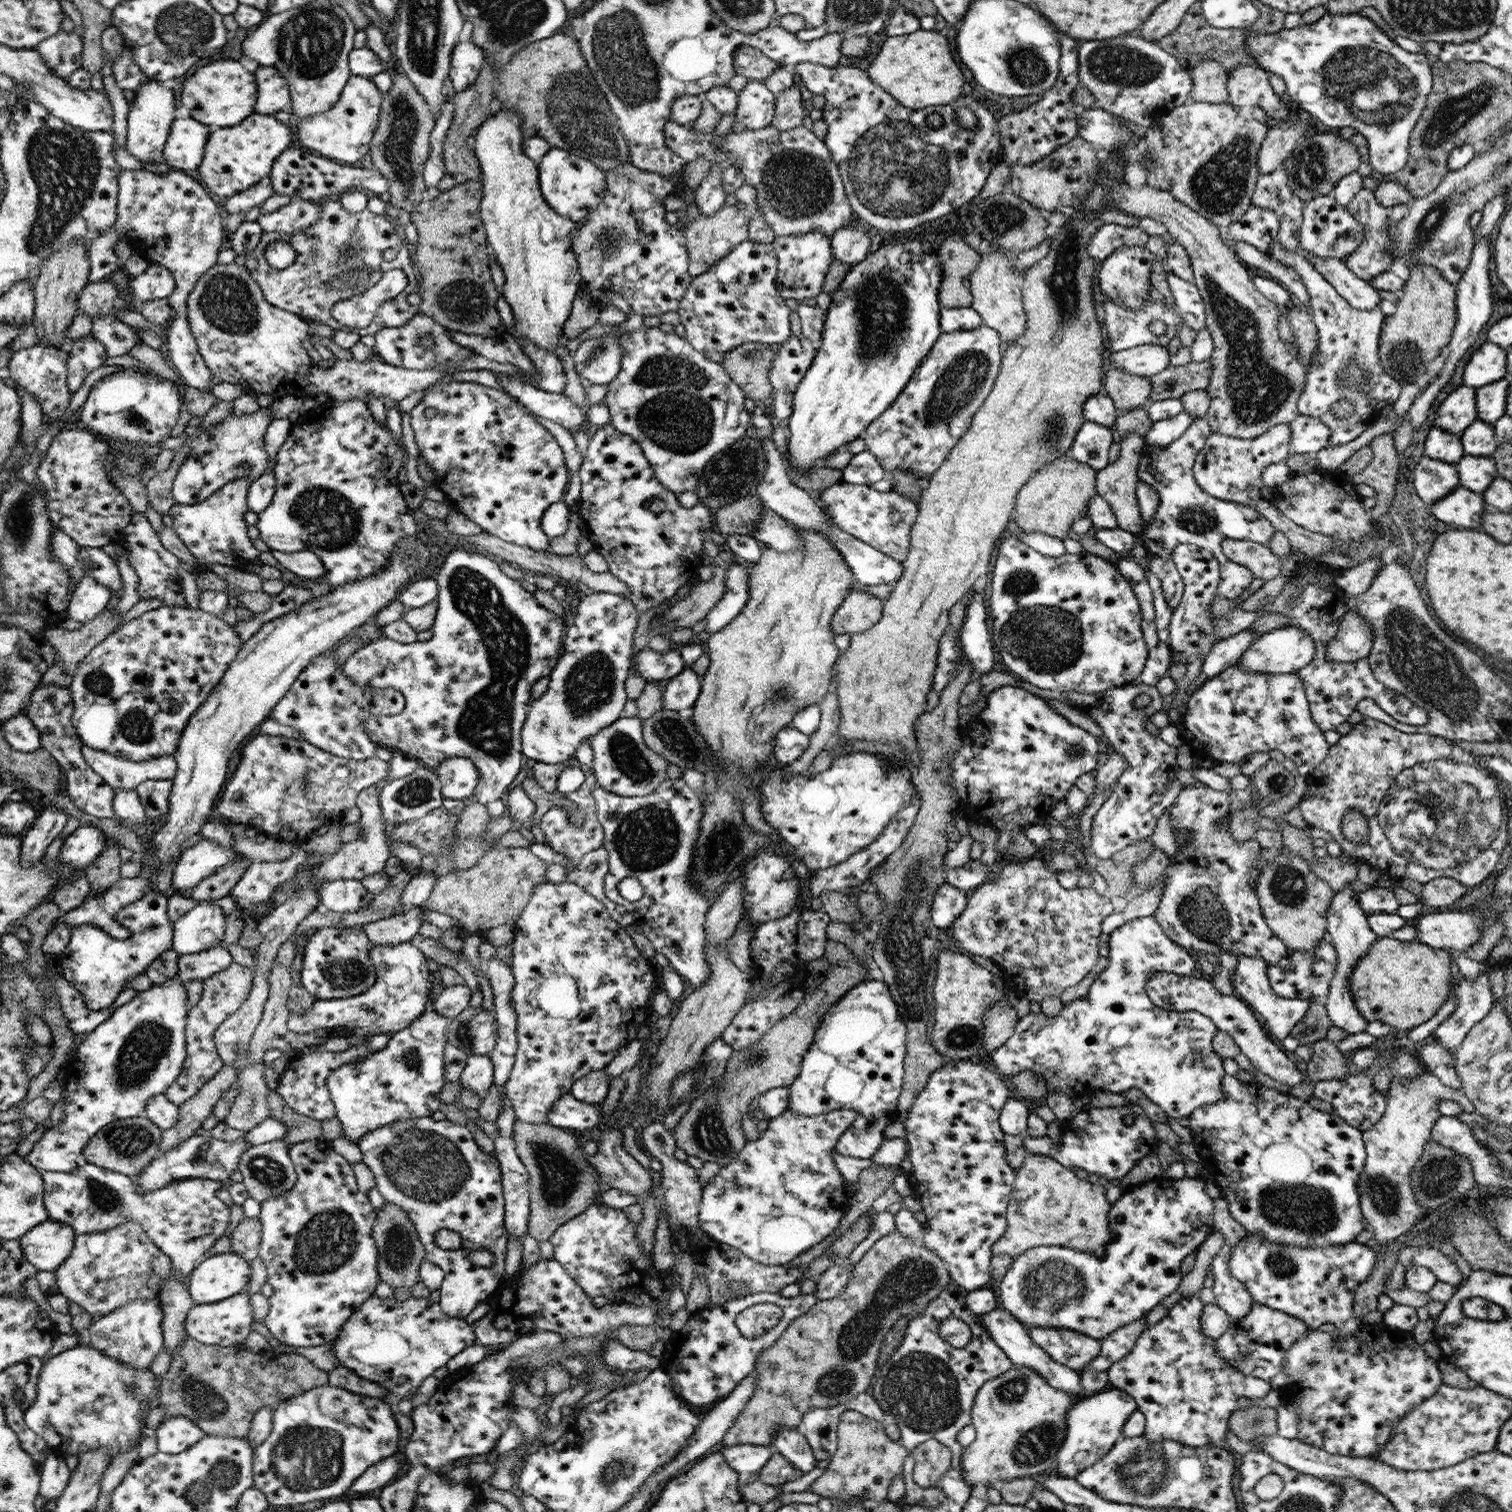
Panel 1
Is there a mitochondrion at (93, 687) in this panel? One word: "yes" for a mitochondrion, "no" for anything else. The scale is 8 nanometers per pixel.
yes

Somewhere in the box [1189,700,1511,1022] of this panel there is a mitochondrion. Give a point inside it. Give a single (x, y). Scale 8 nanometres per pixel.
(1429, 798)

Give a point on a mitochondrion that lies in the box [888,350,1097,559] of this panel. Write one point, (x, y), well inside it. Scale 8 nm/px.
(1049, 430)

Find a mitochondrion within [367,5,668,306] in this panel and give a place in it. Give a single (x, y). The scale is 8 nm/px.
(572, 99)

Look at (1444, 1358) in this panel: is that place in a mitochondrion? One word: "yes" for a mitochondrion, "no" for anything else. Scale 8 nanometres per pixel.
no

